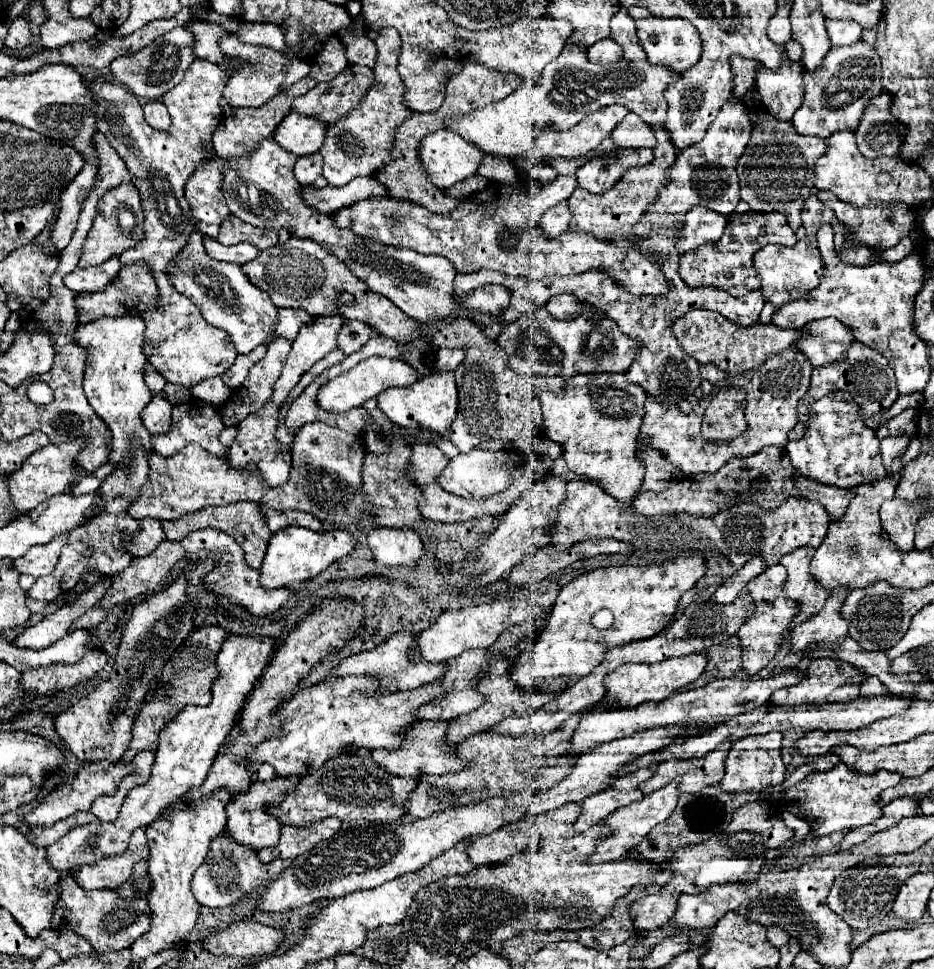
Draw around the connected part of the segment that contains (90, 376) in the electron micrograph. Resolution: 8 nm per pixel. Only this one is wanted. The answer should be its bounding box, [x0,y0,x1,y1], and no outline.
[74,316,152,514]

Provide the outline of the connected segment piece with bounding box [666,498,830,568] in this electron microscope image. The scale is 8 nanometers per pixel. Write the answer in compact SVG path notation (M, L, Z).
M788 498L778 510L772 512L764 512L756 504L744 502L716 514L714 518L694 518L688 514L676 514L666 518L678 518L686 522L694 532L708 538L734 564L734 568L742 568L756 554L762 554L766 558L766 564L772 566L778 564L782 556L800 546L818 548L826 538L830 524L830 516L826 516L826 510L822 506L816 506L814 502L802 498Z

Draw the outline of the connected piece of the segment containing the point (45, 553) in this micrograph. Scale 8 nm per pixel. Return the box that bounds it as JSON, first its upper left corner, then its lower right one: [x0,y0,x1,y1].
[14,536,68,578]

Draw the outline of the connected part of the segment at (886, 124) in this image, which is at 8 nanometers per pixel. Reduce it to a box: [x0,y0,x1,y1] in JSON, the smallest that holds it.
[856,92,904,156]

